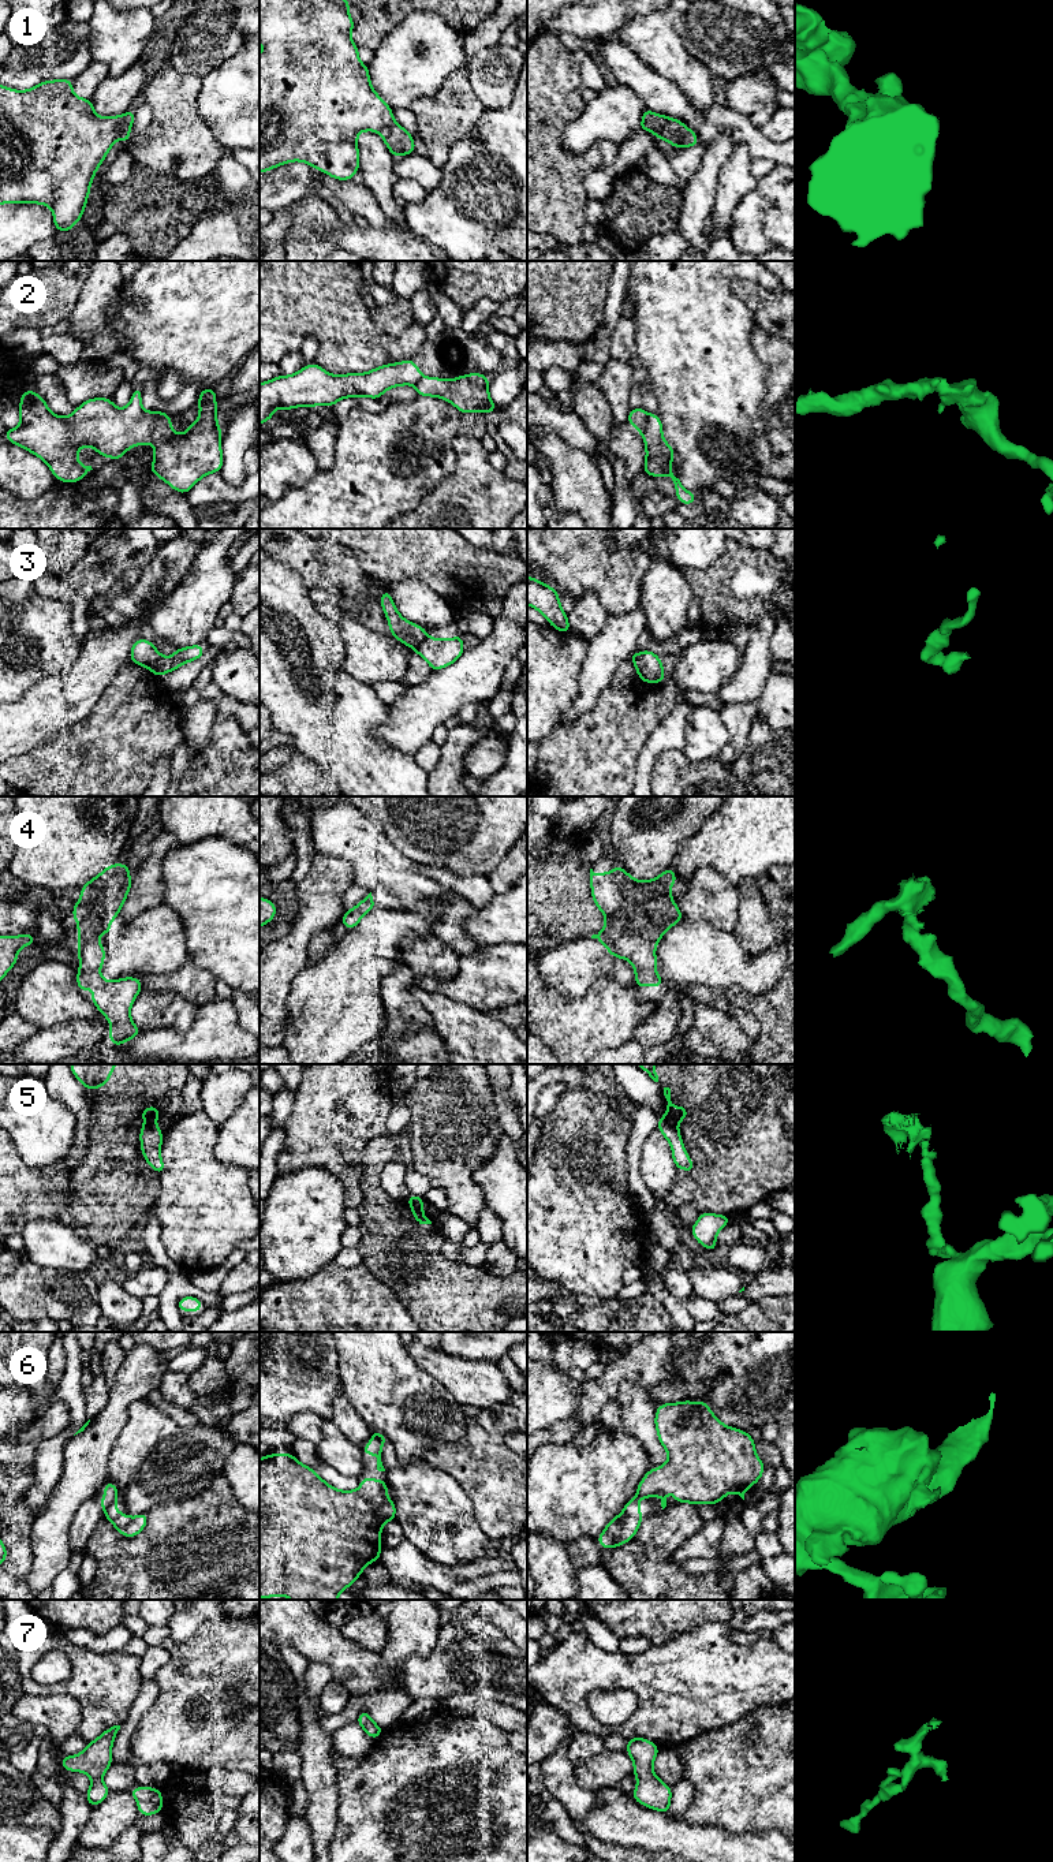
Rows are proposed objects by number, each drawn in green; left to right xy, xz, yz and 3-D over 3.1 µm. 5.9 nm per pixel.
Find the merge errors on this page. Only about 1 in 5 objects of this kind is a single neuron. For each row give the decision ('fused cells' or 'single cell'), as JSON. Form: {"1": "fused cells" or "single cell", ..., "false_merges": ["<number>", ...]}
{"1": "fused cells", "2": "fused cells", "3": "fused cells", "4": "single cell", "5": "fused cells", "6": "fused cells", "7": "single cell", "false_merges": ["1", "2", "3", "5", "6"]}

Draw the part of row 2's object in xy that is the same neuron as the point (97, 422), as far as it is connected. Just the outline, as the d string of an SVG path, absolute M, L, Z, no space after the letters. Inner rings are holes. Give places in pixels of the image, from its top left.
M135 387L126 408L117 408L108 398L93 398L78 406L71 415L59 417L49 411L42 396L27 388L20 396L20 422L15 429L5 429L4 436L10 443L41 458L56 480L78 482L93 470L78 462L81 447L92 447L105 458L120 460L127 449L150 443L157 418L167 413L143 411L141 395L142 388Z

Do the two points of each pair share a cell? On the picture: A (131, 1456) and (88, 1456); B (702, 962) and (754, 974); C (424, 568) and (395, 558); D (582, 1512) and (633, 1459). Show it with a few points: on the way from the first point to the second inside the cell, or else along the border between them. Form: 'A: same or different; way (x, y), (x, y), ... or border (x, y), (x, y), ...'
A: different; border (123, 1428), (108, 1459), (107, 1480)
B: same; way (714, 962), (742, 970)
C: same; way (417, 562), (413, 558), (402, 558)
D: same; way (593, 1499), (619, 1473)

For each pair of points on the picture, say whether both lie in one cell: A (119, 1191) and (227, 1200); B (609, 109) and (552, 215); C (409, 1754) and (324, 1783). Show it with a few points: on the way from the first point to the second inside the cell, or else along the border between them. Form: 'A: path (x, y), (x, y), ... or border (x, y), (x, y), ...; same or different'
A: border (159, 1179), (159, 1194), (149, 1208); different
B: border (570, 123), (563, 131), (563, 146), (577, 156); different
C: border (336, 1772), (338, 1810); different

